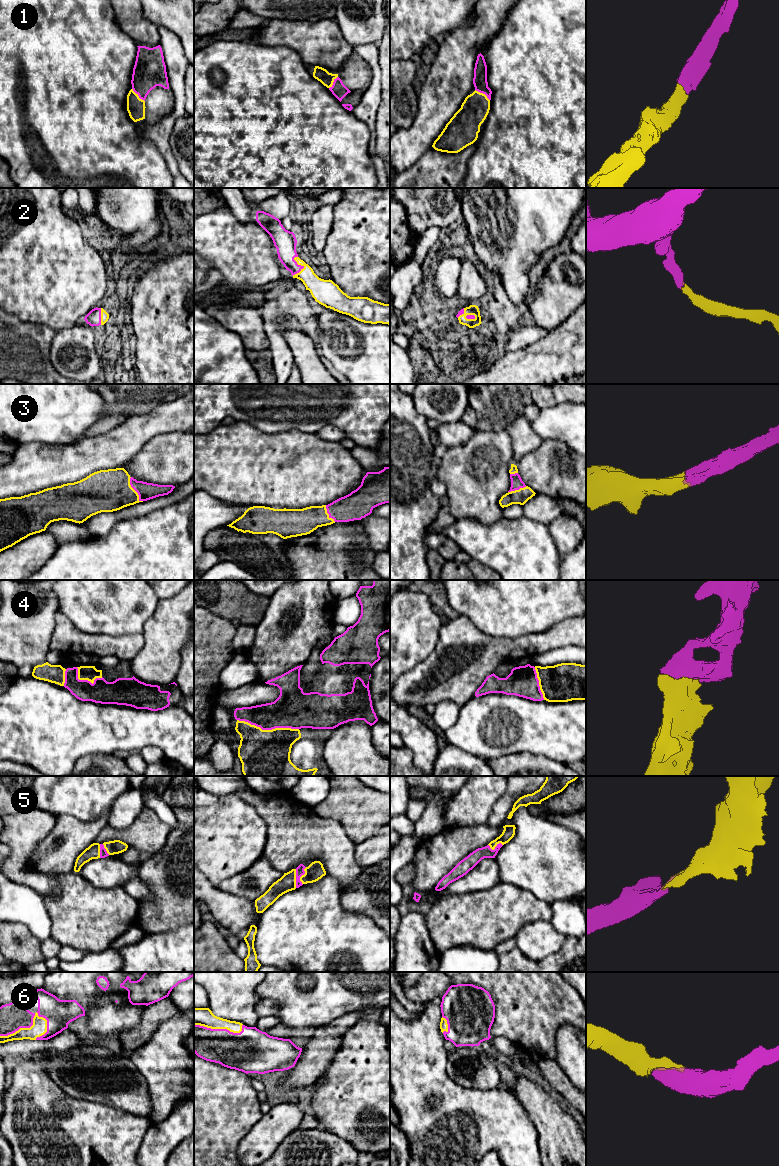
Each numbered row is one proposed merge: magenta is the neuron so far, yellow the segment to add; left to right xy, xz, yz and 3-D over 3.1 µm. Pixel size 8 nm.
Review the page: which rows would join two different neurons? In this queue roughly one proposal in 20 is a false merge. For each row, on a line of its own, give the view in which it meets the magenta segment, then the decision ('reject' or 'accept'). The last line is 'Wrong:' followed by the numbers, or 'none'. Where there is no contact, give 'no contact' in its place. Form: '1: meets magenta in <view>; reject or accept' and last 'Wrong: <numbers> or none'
1: meets magenta in xy; accept
2: meets magenta in xz; accept
3: meets magenta in xy; accept
4: meets magenta in xz; accept
5: meets magenta in xz; accept
6: meets magenta in xy; accept
Wrong: none

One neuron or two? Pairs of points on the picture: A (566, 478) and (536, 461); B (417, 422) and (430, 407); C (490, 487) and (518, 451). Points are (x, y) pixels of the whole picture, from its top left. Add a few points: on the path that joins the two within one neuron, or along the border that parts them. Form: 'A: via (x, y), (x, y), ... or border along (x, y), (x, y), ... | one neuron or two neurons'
A: via (559, 475), (553, 469), (543, 468) | one neuron
B: border along (411, 395), (414, 408), (427, 418) | two neurons
C: border along (509, 436), (512, 442), (512, 463) | two neurons

